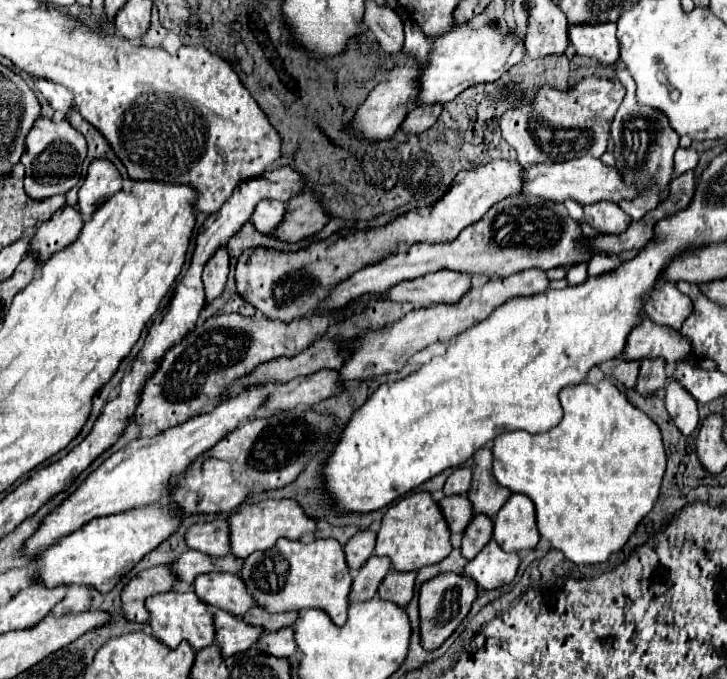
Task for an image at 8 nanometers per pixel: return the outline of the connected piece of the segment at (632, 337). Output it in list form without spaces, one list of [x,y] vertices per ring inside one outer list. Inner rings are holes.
[[[646,316],[638,326],[634,326],[628,334],[622,360],[642,360],[642,358],[656,358],[664,356],[668,364],[676,360],[690,358],[692,350],[680,332],[672,332],[672,328],[658,326]]]

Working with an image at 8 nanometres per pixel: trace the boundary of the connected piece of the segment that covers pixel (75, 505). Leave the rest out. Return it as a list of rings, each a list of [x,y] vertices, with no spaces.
[[[250,388],[248,392],[242,392],[240,396],[224,400],[212,412],[200,414],[184,424],[168,428],[156,438],[138,438],[126,444],[122,450],[112,454],[96,472],[92,472],[86,478],[86,482],[72,496],[68,496],[50,516],[46,516],[40,530],[26,542],[24,554],[28,558],[38,556],[42,546],[52,546],[66,534],[82,528],[92,518],[120,514],[120,512],[148,506],[166,498],[168,484],[170,484],[168,480],[174,474],[182,474],[200,452],[206,452],[218,440],[222,440],[224,434],[232,432],[240,422],[254,416],[256,408],[264,404],[264,396],[266,396],[264,388]]]

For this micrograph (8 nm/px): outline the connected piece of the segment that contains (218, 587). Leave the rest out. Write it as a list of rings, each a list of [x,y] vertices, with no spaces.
[[[200,574],[194,580],[194,592],[204,604],[222,608],[232,616],[242,616],[248,608],[252,608],[252,596],[248,596],[244,582],[236,574]]]

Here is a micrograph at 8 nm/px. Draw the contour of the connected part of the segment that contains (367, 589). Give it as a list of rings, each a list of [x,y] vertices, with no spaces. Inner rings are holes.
[[[370,556],[368,562],[358,570],[358,574],[352,582],[352,590],[350,590],[348,600],[350,602],[372,600],[376,596],[376,590],[378,590],[380,582],[388,574],[388,570],[390,570],[390,558]]]

